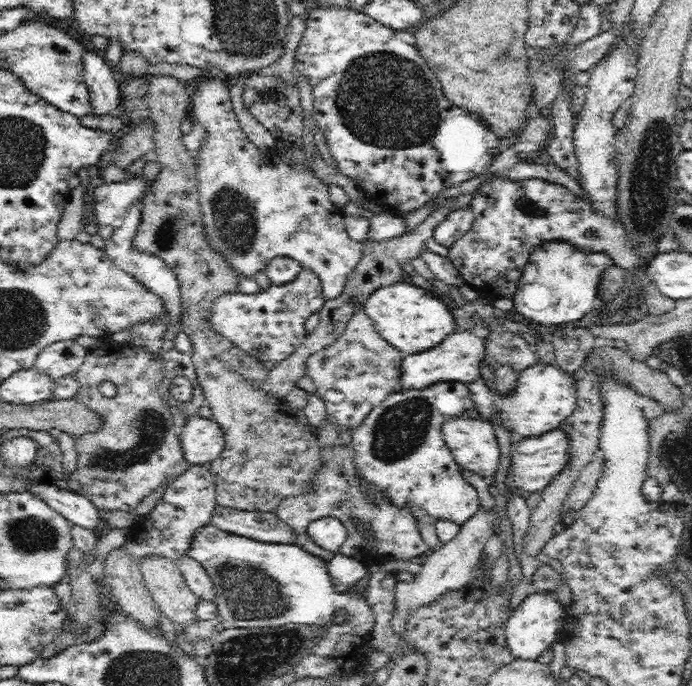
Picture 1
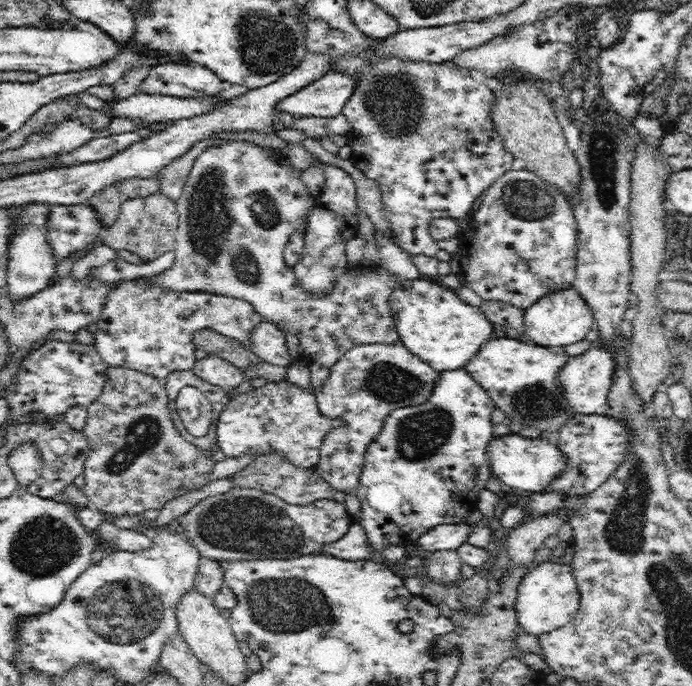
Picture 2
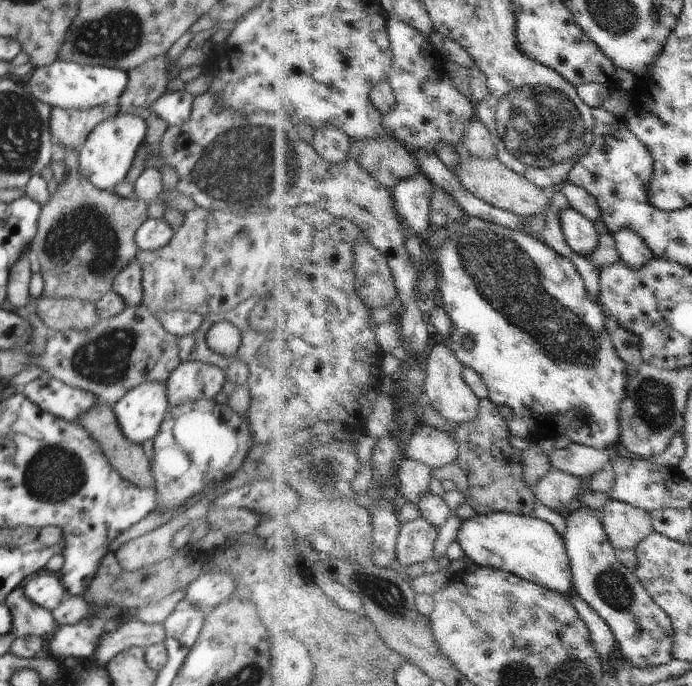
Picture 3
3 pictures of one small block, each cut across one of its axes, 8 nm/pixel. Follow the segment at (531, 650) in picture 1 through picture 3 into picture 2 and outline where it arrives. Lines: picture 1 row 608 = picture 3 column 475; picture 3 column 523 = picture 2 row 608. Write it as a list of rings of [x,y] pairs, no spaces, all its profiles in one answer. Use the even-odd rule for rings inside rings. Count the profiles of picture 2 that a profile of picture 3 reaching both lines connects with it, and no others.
[[[557,560],[552,562],[546,562],[542,566],[538,566],[536,570],[532,570],[525,580],[518,586],[515,612],[518,622],[518,629],[524,631],[524,633],[530,634],[530,636],[540,637],[546,633],[555,632],[564,626],[567,626],[574,619],[574,616],[578,610],[579,596],[572,573],[570,572],[568,564],[559,564]]]

